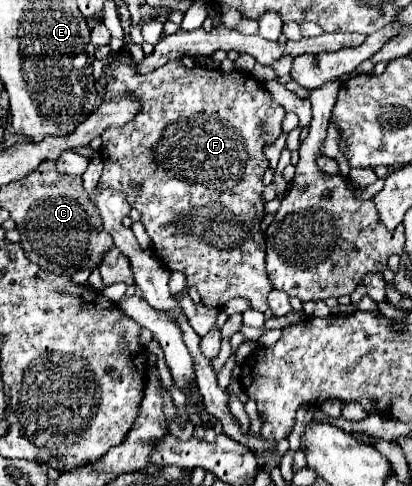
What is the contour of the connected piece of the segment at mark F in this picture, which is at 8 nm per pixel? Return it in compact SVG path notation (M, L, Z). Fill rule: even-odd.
M126 50L116 52L110 60L108 66L112 68L112 78L108 82L108 92L104 96L104 100L114 98L118 94L124 92L132 92L140 104L142 104L142 112L134 116L134 120L130 120L128 124L120 126L120 128L108 128L106 132L102 132L102 148L100 148L100 156L104 160L104 172L100 176L100 188L96 192L100 192L102 188L114 188L114 190L124 190L128 194L128 204L140 212L140 220L146 226L148 236L152 238L152 250L154 254L164 262L164 266L170 272L184 272L188 286L194 286L202 298L202 304L210 306L210 308L222 308L230 298L242 296L248 298L254 310L266 312L268 304L266 304L266 296L272 290L272 284L266 276L266 268L264 268L264 250L266 250L266 242L264 236L260 232L260 222L264 218L264 204L260 200L260 194L264 190L262 184L262 176L268 168L268 158L264 156L264 144L275 141L282 133L281 122L286 114L286 110L270 96L270 92L262 90L264 82L256 80L250 72L242 72L242 70L232 70L232 72L224 72L224 70L214 70L214 68L186 68L180 60L170 60L164 66L146 72L146 74L138 74L136 72L136 62L132 56L128 56ZM262 122L268 122L268 130L262 132ZM134 184L140 184L140 190L132 188Z

